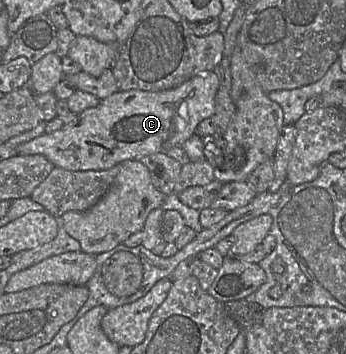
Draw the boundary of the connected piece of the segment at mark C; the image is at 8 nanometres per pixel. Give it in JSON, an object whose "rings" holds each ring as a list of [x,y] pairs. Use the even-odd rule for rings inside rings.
{"rings":[[[213,71],[196,75],[181,85],[164,91],[117,91],[93,108],[84,110],[69,127],[42,135],[20,144],[17,155],[43,155],[55,167],[69,171],[108,170],[125,160],[139,160],[144,156],[165,153],[181,145],[195,134],[197,125],[215,111],[215,95],[219,87]]]}

